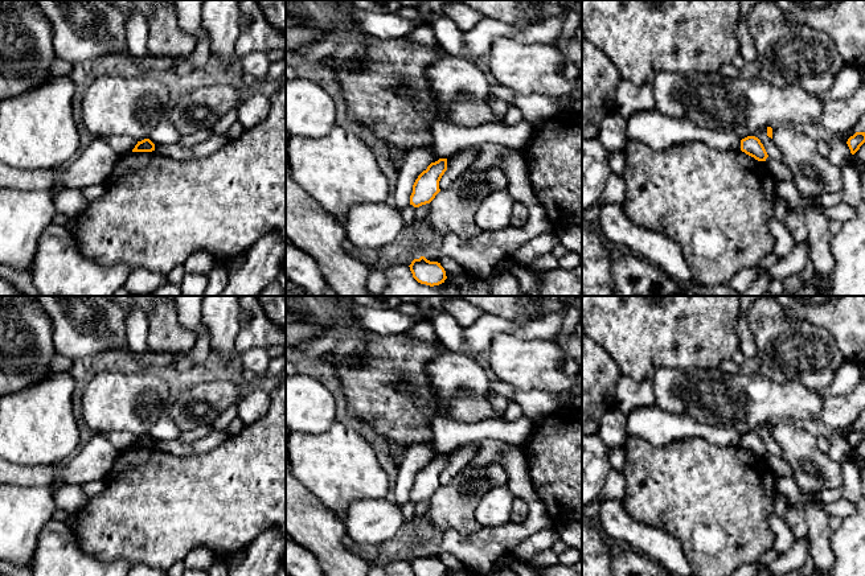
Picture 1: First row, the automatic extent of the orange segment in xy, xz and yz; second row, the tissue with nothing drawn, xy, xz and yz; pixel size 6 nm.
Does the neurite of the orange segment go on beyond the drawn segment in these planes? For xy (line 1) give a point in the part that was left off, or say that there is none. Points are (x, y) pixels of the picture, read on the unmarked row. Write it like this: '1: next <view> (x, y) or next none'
1: next none

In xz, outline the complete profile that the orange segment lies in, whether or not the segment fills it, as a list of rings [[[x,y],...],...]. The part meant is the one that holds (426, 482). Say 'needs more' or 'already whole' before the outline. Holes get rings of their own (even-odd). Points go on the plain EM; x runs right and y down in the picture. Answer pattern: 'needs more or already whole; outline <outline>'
already whole; outline [[[439,454],[438,457],[431,458],[415,476],[413,489],[410,491],[410,501],[419,503],[430,499],[440,487],[439,477],[446,466],[447,454]]]

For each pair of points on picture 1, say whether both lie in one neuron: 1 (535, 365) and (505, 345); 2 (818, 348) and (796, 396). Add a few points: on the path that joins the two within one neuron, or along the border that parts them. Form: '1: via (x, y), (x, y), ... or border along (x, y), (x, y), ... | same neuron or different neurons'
1: via (528, 365), (512, 352) | same neuron
2: border along (786, 381), (799, 381), (812, 390) | different neurons

